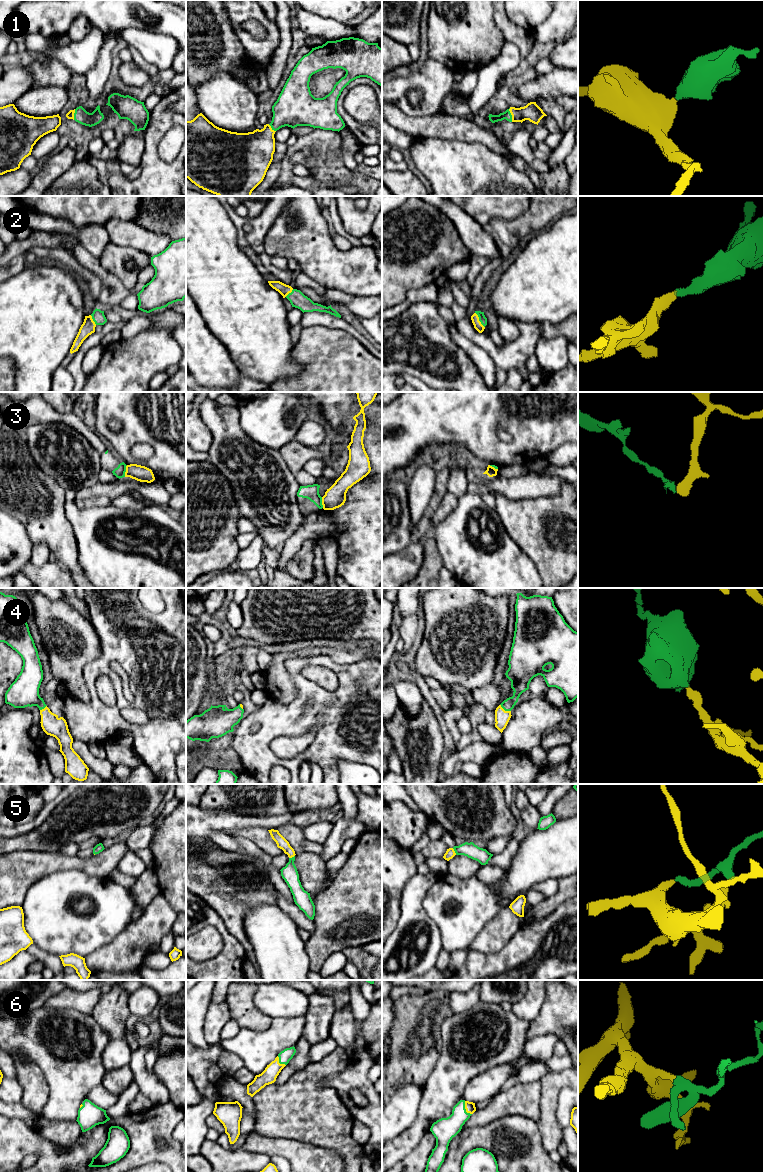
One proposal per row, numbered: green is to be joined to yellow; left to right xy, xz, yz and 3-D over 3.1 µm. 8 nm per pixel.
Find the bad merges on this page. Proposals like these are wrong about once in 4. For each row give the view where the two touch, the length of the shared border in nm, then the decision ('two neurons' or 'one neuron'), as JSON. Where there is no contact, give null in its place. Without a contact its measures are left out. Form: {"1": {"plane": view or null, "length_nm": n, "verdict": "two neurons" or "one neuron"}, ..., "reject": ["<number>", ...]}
{"1": {"plane": "yz", "length_nm": 110, "verdict": "one neuron"}, "2": {"plane": "yz", "length_nm": 150, "verdict": "one neuron"}, "3": {"plane": "xy", "length_nm": 100, "verdict": "two neurons"}, "4": {"plane": "yz", "length_nm": 110, "verdict": "one neuron"}, "5": {"plane": "yz", "length_nm": 70, "verdict": "one neuron"}, "6": {"plane": "yz", "length_nm": 130, "verdict": "one neuron"}, "reject": ["3"]}

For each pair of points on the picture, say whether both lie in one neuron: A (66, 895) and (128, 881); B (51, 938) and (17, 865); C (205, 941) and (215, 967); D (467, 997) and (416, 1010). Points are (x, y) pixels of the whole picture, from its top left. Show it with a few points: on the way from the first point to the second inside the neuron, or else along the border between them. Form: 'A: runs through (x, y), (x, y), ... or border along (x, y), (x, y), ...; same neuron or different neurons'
A: border along (109, 876), (128, 889); different neurons
B: border along (48, 875), (40, 878), (29, 888), (20, 906); different neurons
C: border along (223, 937), (223, 947), (216, 955), (196, 962); different neurons
D: border along (449, 993), (449, 1005), (454, 1012); different neurons

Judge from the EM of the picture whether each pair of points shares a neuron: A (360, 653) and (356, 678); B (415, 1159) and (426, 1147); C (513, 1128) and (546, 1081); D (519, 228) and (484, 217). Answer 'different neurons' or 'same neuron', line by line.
A: different neurons
B: same neuron
C: different neurons
D: different neurons

